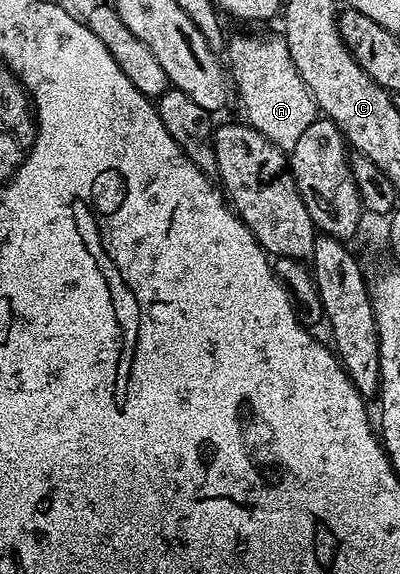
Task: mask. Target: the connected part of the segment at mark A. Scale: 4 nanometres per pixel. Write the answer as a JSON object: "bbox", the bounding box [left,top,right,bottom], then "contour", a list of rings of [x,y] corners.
{"bbox":[224,35,319,153],"contour":[[[236,35],[227,40],[224,59],[233,86],[243,102],[247,124],[274,146],[289,153],[304,130],[319,117],[318,105],[302,77],[296,71],[291,52],[283,36],[252,37]]]}

